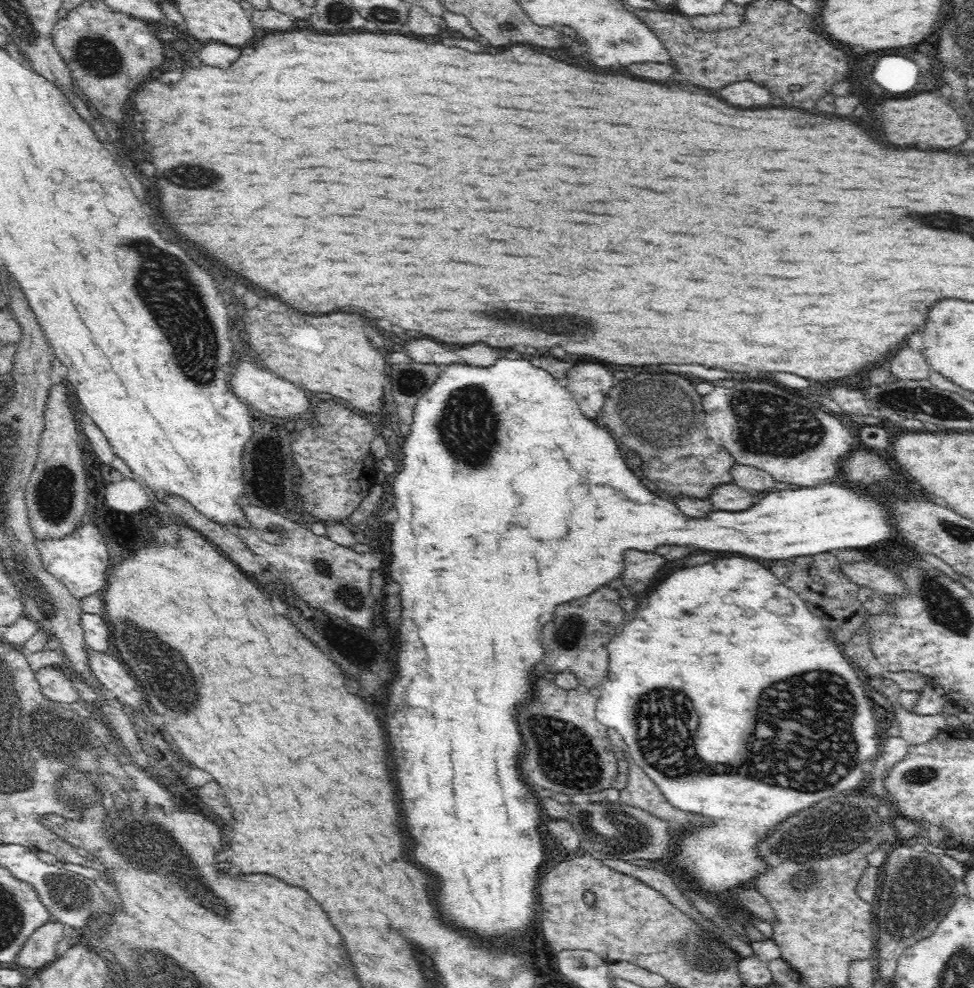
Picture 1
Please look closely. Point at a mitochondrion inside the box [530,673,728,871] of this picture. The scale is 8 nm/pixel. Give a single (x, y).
(606, 829)

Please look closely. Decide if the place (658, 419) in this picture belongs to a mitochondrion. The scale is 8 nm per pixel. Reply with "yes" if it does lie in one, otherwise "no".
yes

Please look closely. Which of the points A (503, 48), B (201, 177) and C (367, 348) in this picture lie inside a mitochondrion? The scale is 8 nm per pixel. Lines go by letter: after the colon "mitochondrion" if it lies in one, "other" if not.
A: other
B: mitochondrion
C: other

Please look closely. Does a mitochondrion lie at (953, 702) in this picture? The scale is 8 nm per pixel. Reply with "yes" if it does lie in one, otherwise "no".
no

